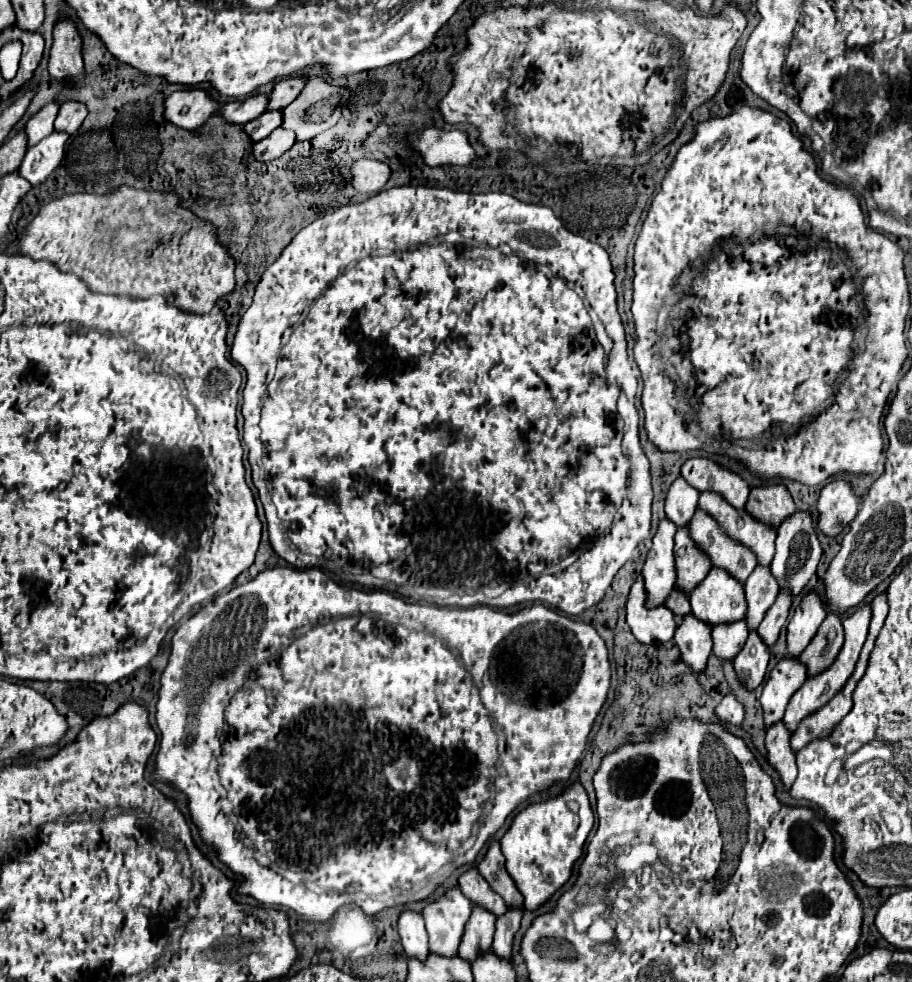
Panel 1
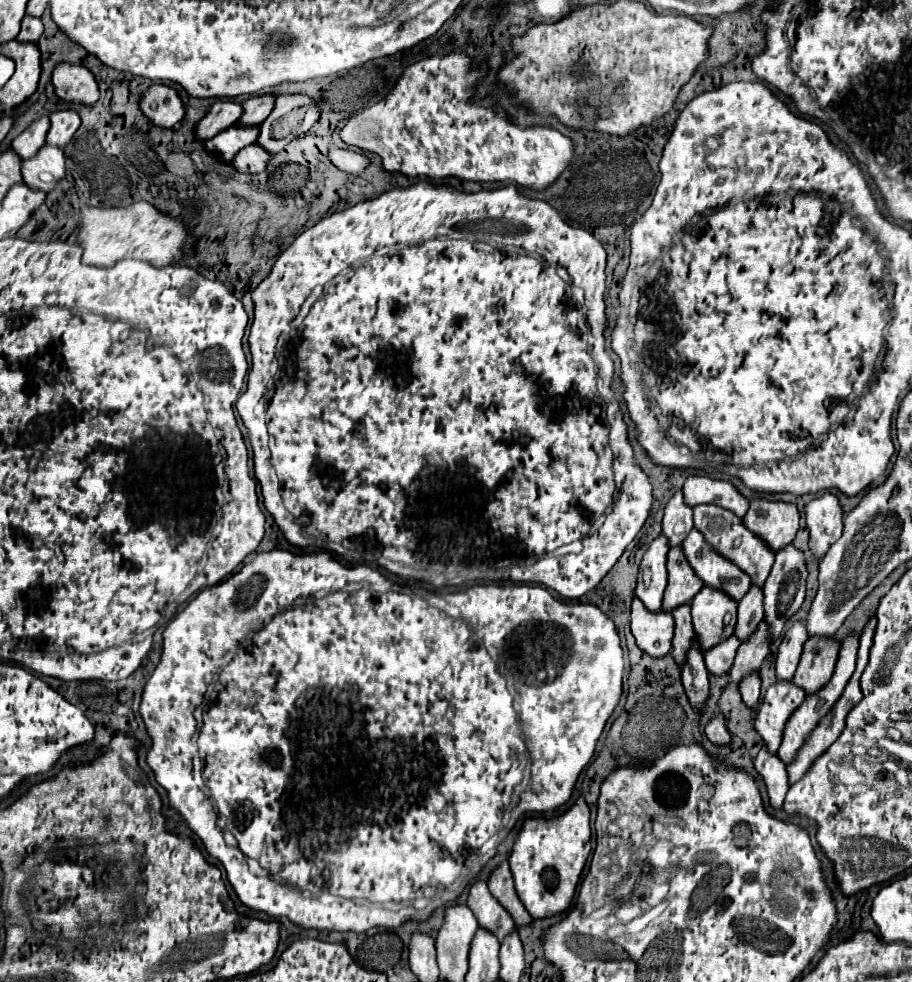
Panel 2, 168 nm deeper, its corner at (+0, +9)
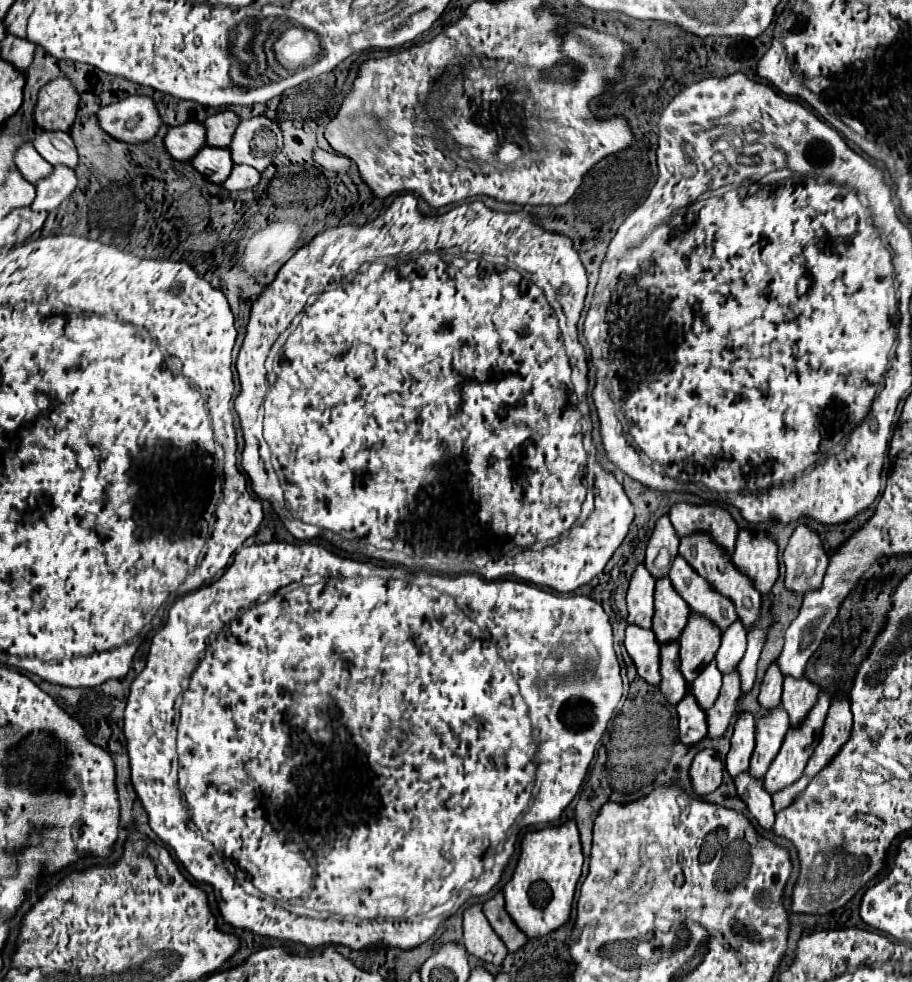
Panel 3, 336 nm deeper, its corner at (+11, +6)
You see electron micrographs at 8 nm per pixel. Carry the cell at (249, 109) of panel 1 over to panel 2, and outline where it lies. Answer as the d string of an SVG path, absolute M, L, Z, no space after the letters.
M218 101L218 103L214 103L212 109L208 111L208 115L196 127L198 139L206 141L212 135L216 135L218 131L224 131L226 127L236 123L242 117L242 113L244 113L244 109L242 109L240 103L234 103L234 101Z

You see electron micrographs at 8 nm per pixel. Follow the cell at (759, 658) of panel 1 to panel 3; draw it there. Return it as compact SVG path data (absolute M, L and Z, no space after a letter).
M739 712L735 732L731 738L731 750L727 752L725 770L731 778L749 770L749 758L755 748L755 718L749 712Z

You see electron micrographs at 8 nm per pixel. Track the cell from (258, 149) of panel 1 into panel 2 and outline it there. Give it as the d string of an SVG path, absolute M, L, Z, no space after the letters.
M252 143L244 149L240 149L232 161L232 165L238 169L238 171L250 171L250 173L260 173L264 171L266 163L270 161L270 153L258 145L258 143Z

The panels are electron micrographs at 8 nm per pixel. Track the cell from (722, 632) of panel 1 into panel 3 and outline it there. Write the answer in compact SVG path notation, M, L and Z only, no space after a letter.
M711 662L707 668L701 670L697 680L691 684L691 692L699 704L701 710L709 710L721 690L721 672L717 670L715 662Z

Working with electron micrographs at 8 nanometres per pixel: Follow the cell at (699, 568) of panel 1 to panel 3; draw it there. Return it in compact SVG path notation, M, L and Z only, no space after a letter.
M661 578L655 586L655 616L653 632L659 644L677 642L681 630L689 620L689 606L681 602L681 596L669 586L669 578Z

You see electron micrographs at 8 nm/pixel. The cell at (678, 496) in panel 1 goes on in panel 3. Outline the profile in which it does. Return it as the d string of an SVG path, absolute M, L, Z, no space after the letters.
M663 516L657 520L657 526L653 530L653 536L647 544L647 556L645 556L645 568L649 570L649 574L659 580L659 578L665 578L669 572L667 570L657 570L655 568L655 558L659 554L661 548L667 548L669 554L671 554L671 560L677 556L677 546L679 546L679 538L677 534L673 534L673 526L669 522L669 516Z

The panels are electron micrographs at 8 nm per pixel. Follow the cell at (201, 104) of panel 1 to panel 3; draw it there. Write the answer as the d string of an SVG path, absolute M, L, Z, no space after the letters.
M129 96L109 104L97 112L97 122L103 132L121 142L149 142L159 126L159 114L151 98Z

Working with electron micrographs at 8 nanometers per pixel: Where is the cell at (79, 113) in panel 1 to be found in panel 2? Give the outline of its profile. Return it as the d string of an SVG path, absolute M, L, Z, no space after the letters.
M62 109L62 111L54 111L50 113L50 131L48 131L48 143L64 147L72 135L76 133L76 129L80 127L80 115L74 109Z

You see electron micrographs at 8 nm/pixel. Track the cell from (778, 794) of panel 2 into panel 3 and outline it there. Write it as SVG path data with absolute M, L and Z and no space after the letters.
M745 772L737 776L735 788L739 798L747 804L747 810L751 812L751 816L759 822L759 826L763 830L771 830L775 822L775 812L773 812L771 796L765 794L763 782L757 782L753 776L749 776L749 772Z

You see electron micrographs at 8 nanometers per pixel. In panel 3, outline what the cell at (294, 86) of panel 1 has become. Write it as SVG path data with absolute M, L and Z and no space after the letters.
M219 112L215 116L209 116L203 124L207 130L205 132L207 144L213 148L229 148L237 124L239 124L239 116L233 112Z

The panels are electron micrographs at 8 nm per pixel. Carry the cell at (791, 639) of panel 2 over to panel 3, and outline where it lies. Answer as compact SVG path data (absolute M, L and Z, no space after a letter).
M771 664L759 692L759 704L763 710L773 710L781 706L781 686L783 686L783 674L777 670L777 664Z

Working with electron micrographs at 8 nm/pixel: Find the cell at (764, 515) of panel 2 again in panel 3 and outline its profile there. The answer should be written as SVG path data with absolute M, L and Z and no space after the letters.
M741 530L731 562L741 574L751 580L759 594L765 596L771 592L771 586L779 576L779 562L777 544L769 536Z

